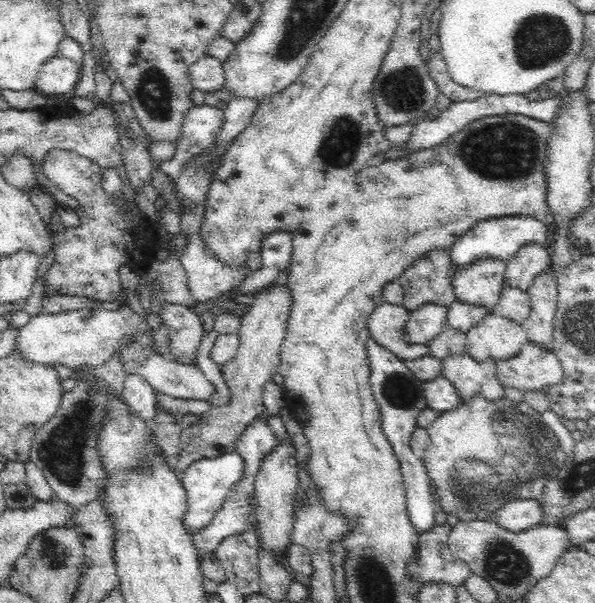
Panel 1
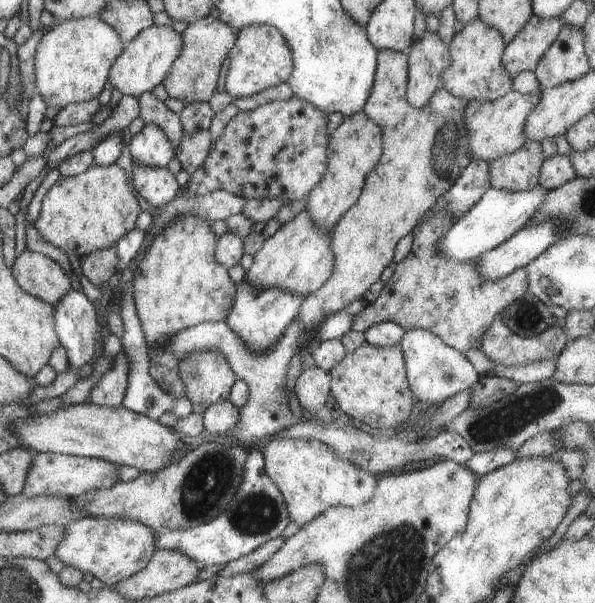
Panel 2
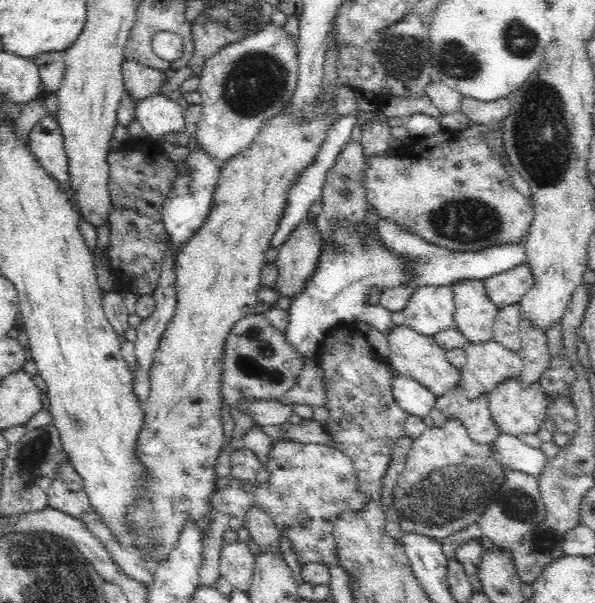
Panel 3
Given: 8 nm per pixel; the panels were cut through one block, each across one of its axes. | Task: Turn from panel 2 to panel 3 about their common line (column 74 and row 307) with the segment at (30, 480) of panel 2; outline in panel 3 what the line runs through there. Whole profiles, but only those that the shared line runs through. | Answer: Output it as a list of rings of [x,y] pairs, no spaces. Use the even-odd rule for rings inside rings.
[[[467,280],[452,286],[455,300],[453,326],[462,333],[467,344],[482,344],[493,339],[496,305],[488,299],[482,280]]]

